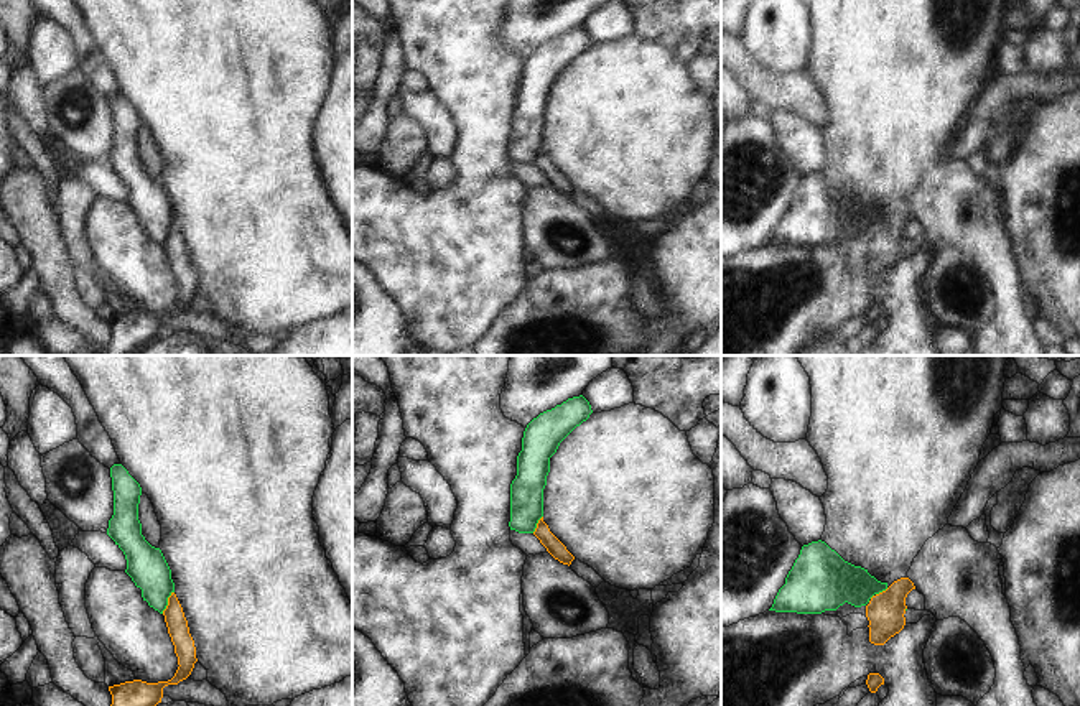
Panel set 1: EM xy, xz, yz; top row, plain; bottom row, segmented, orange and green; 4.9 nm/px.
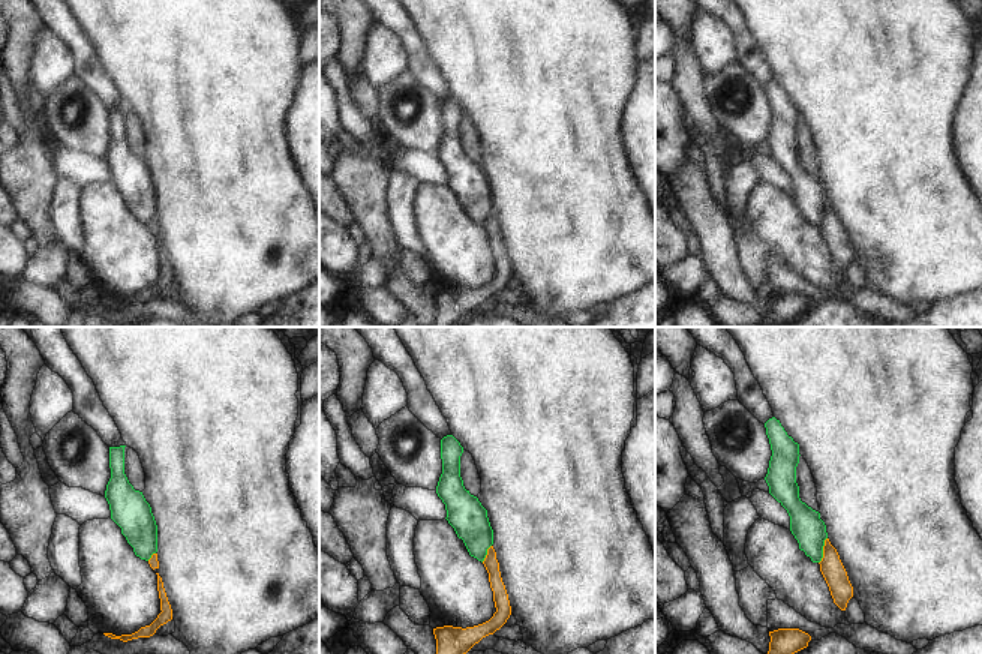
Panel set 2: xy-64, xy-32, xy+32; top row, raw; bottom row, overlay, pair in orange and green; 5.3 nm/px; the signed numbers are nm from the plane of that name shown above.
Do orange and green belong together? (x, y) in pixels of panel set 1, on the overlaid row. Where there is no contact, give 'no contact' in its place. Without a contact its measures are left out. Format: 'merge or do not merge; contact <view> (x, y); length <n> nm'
do not merge; contact xy (168, 603); length 130 nm

